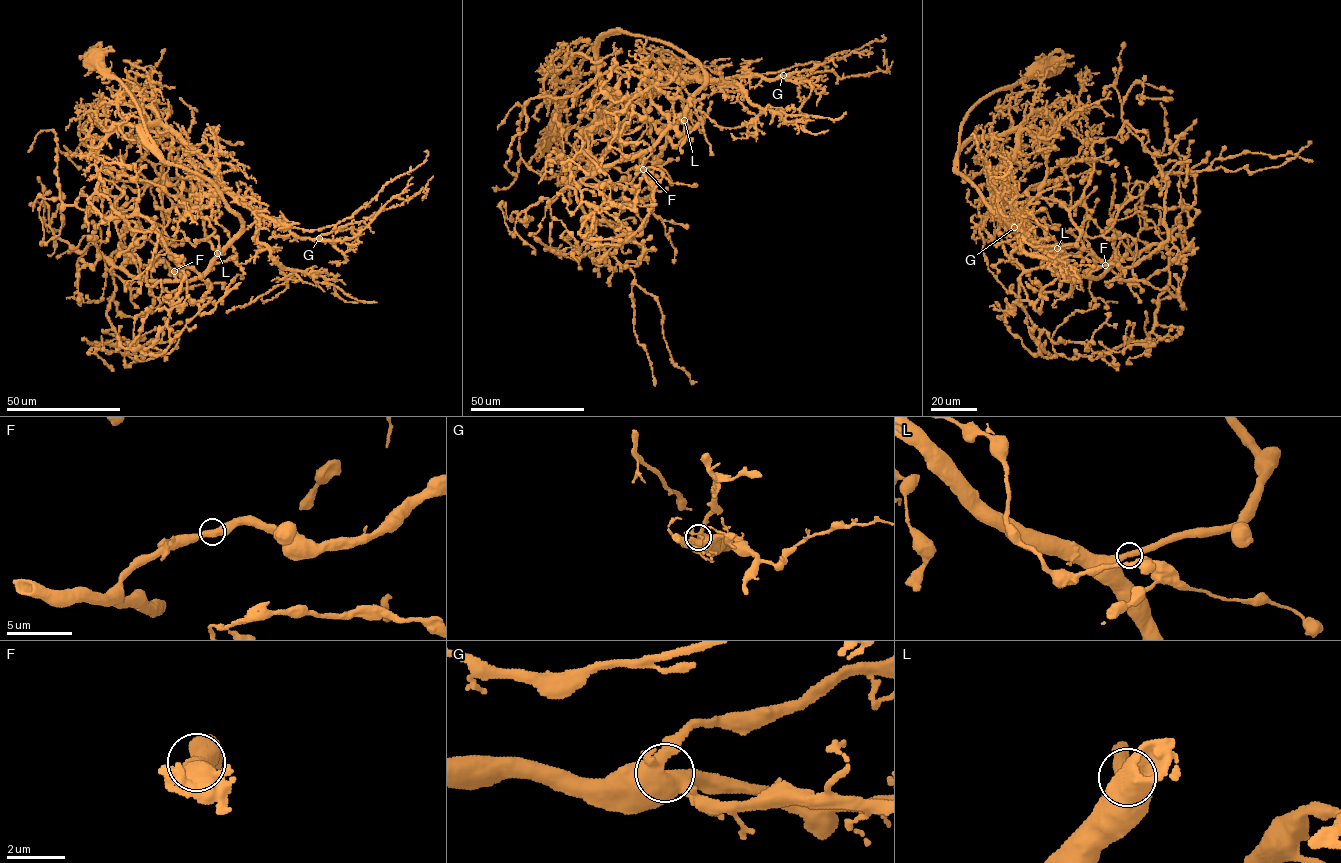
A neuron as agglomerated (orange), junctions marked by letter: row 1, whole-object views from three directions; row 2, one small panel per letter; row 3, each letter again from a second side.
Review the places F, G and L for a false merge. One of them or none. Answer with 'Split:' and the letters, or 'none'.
Split: none

